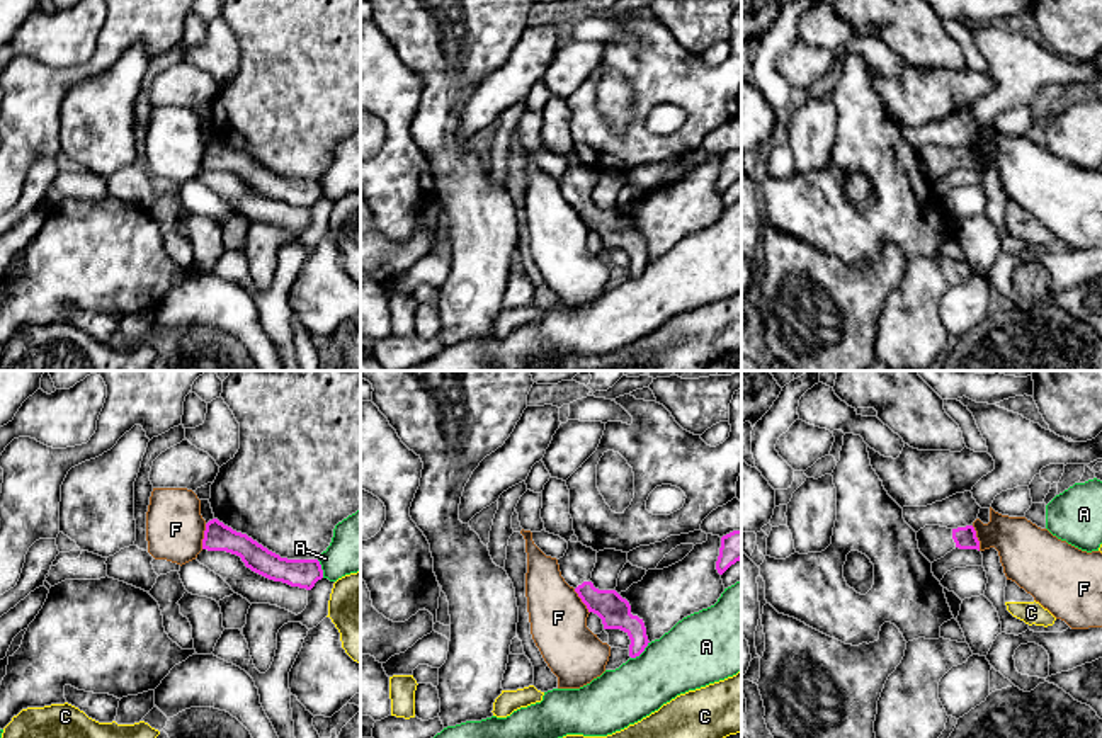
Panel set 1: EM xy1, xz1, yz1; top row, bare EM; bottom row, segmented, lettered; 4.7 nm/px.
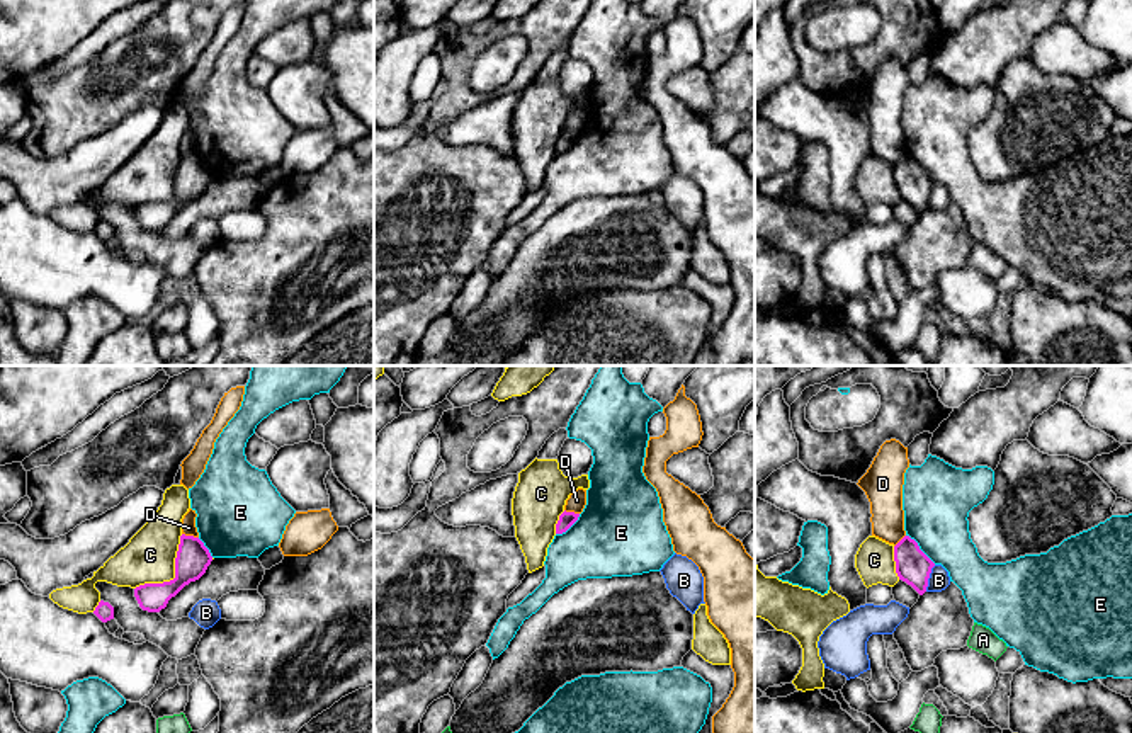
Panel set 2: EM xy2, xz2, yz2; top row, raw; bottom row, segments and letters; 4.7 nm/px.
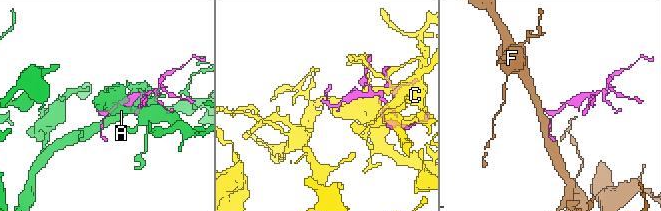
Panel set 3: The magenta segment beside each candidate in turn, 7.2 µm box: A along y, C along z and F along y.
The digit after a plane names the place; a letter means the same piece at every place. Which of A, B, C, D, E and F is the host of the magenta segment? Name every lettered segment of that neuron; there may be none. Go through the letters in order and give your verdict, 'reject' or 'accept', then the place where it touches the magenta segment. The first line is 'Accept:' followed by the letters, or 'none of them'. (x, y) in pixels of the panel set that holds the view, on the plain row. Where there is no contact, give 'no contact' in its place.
Accept: none of them
A: reject; contact xz1 (641, 271)
B: reject; contact yz2 (928, 196)
C: reject; contact xy2 (175, 194)
D: reject; contact xy2 (191, 155)
E: reject; contact yz2 (918, 167)
F: reject; contact xy1 (204, 155)

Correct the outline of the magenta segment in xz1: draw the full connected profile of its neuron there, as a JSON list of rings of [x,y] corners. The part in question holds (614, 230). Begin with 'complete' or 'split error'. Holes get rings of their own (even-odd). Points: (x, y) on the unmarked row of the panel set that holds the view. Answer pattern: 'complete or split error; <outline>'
split error; [[[549,97],[542,109],[541,138],[549,153],[560,155],[568,162],[563,177],[558,179],[561,196],[575,207],[588,231],[602,238],[604,248],[621,248],[629,258],[629,275],[639,275],[648,265],[648,255],[643,238],[631,233],[631,224],[616,209],[599,209],[590,201],[597,182],[597,170],[571,162],[573,138],[570,134],[570,109],[566,100]]]

